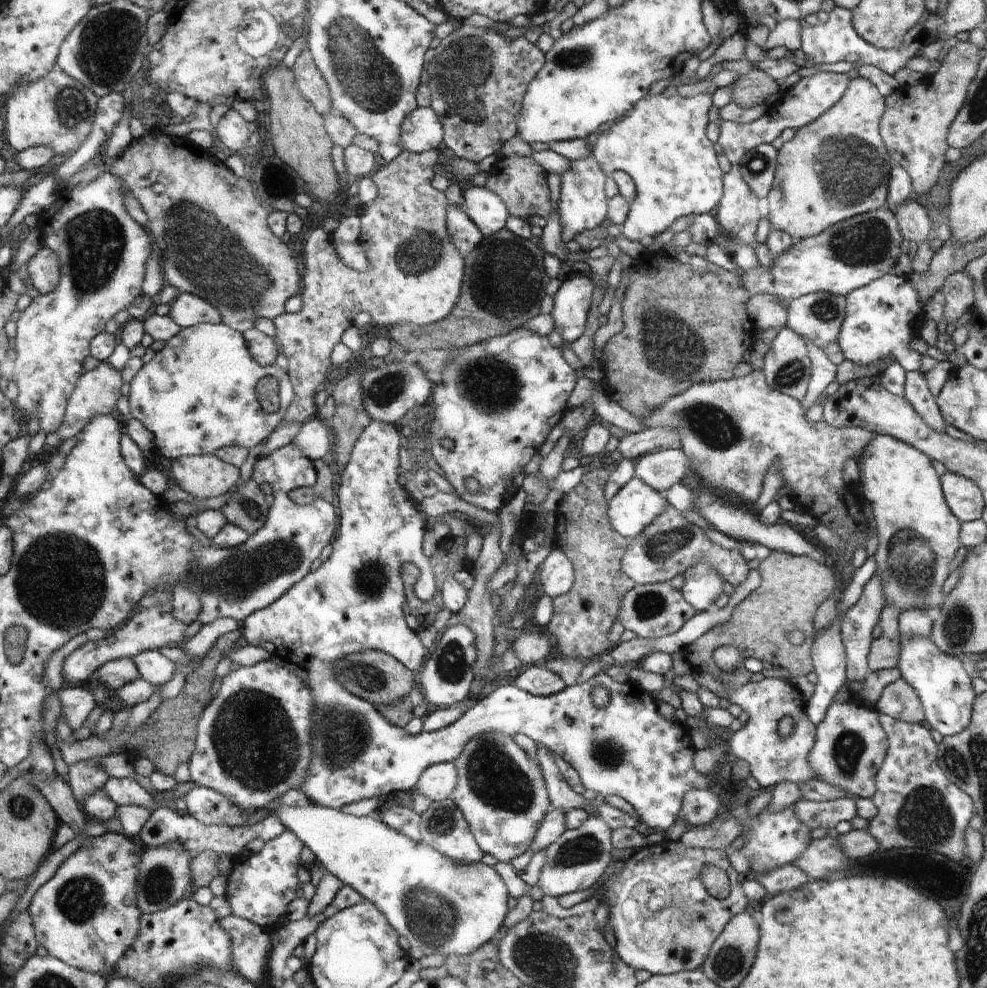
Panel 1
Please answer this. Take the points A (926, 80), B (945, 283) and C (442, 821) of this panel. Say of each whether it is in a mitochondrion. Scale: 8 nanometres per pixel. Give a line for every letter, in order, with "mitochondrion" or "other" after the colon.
A: other
B: other
C: mitochondrion

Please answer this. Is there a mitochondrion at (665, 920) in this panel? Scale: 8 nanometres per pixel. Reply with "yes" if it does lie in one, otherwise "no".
no

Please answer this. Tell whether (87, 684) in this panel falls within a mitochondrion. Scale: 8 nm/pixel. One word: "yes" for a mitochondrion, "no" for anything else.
no

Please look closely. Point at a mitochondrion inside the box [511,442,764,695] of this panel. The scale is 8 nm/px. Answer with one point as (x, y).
(658, 550)

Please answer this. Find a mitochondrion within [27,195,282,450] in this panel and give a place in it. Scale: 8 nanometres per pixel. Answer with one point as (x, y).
(205, 249)

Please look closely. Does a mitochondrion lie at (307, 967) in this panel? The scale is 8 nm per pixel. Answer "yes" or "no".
no

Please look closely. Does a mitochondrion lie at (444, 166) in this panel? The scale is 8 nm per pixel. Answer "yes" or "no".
no

